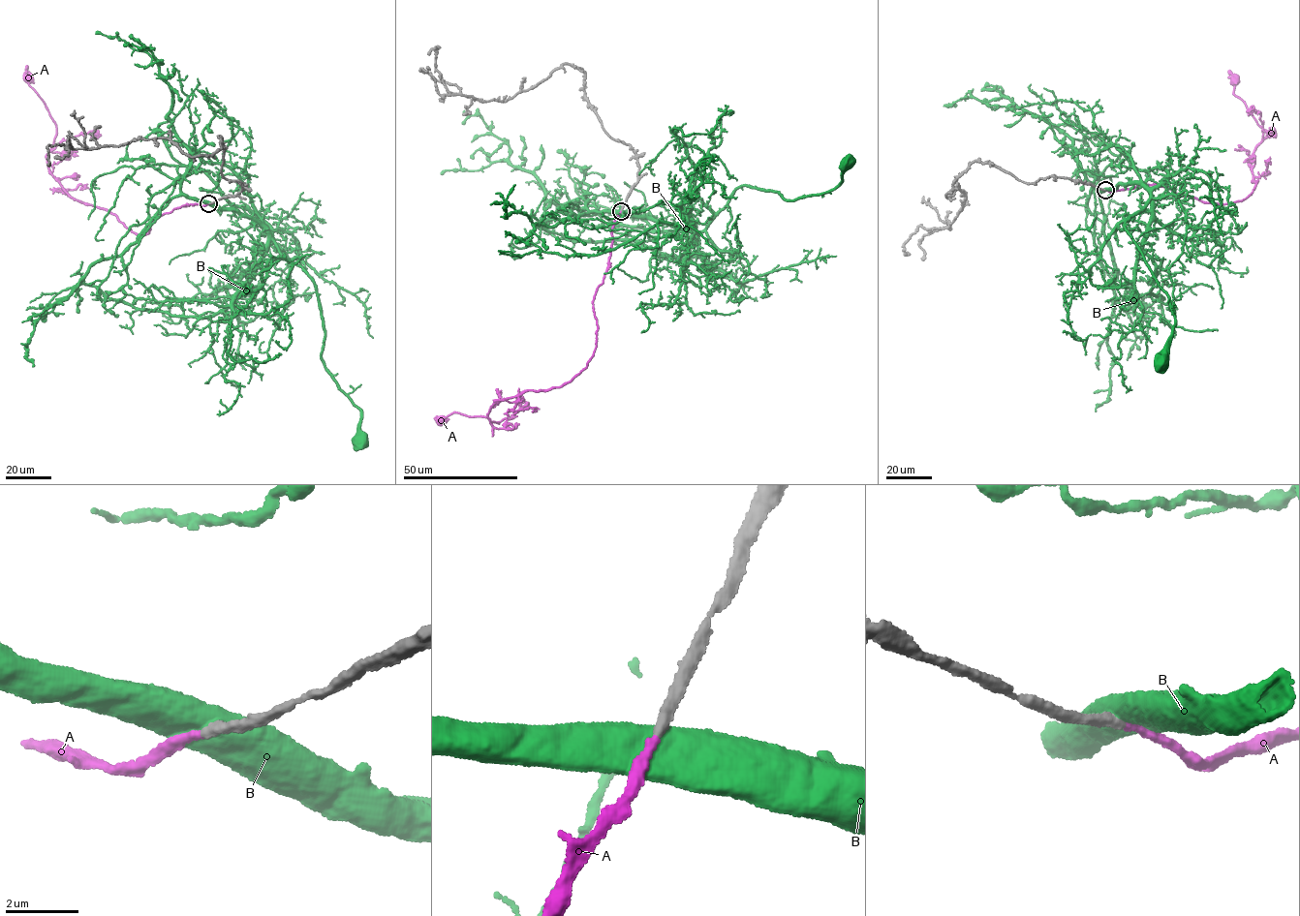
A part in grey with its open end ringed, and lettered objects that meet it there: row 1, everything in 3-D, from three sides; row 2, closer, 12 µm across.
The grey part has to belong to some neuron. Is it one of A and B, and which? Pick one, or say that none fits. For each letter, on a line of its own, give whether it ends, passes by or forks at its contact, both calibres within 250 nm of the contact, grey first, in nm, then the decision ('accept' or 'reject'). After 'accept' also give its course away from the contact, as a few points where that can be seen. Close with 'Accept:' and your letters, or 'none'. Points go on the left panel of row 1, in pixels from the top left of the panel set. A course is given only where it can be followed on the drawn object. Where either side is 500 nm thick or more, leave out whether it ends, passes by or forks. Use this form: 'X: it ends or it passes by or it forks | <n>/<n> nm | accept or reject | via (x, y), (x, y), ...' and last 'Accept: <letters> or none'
A: it ends | 320/200 nm | accept | via (208, 203), (165, 213), (141, 235), (106, 210), (70, 197), (47, 165), (56, 127), (28, 77)
B: 320/800 nm | reject
Accept: A

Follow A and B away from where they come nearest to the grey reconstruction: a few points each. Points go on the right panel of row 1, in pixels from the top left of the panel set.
A: (1106, 190), (1246, 198), (1254, 148), (1275, 134), (1234, 94), (1235, 80)
B: (1105, 190), (1132, 182), (1150, 195), (1125, 227), (1167, 294), (1176, 323), (1159, 362)

